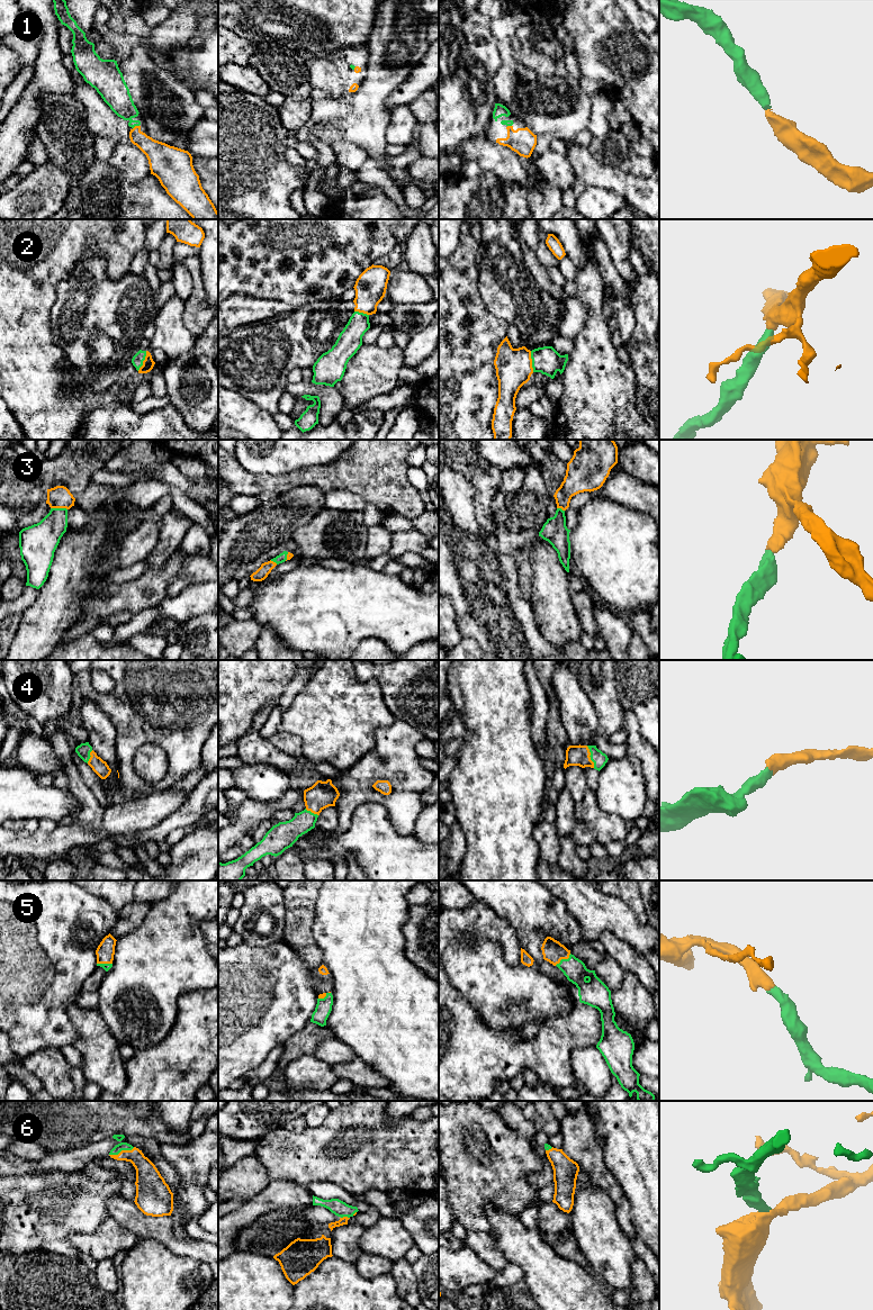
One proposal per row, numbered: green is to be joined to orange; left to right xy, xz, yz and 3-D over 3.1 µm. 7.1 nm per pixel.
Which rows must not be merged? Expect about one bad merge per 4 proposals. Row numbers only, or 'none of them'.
none of them

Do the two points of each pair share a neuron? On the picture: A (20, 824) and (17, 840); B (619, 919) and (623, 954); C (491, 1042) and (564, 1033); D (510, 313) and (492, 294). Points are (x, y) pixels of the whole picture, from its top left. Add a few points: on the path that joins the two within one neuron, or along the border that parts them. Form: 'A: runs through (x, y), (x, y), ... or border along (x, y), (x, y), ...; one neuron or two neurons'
A: border along (24, 829), (11, 831); two neurons
B: border along (597, 938), (603, 932), (611, 931), (642, 956); two neurons
C: runs through (509, 1048), (546, 1048); one neuron
D: runs through (506, 308), (496, 298); one neuron

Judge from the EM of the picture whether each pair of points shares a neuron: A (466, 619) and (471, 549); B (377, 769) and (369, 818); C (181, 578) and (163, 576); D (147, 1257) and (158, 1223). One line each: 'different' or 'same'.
A: same
B: different
C: different
D: different

